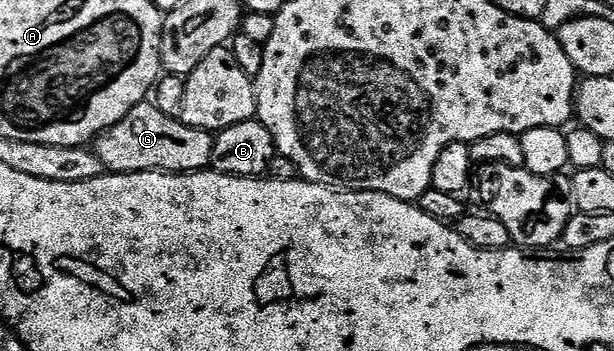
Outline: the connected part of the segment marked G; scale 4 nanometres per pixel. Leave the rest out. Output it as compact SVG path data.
M154 102L137 104L129 114L116 126L112 126L93 141L92 151L98 155L103 169L113 174L123 172L200 172L211 167L210 159L214 149L214 136L205 132L203 128L189 128L181 119L174 119L162 114Z

